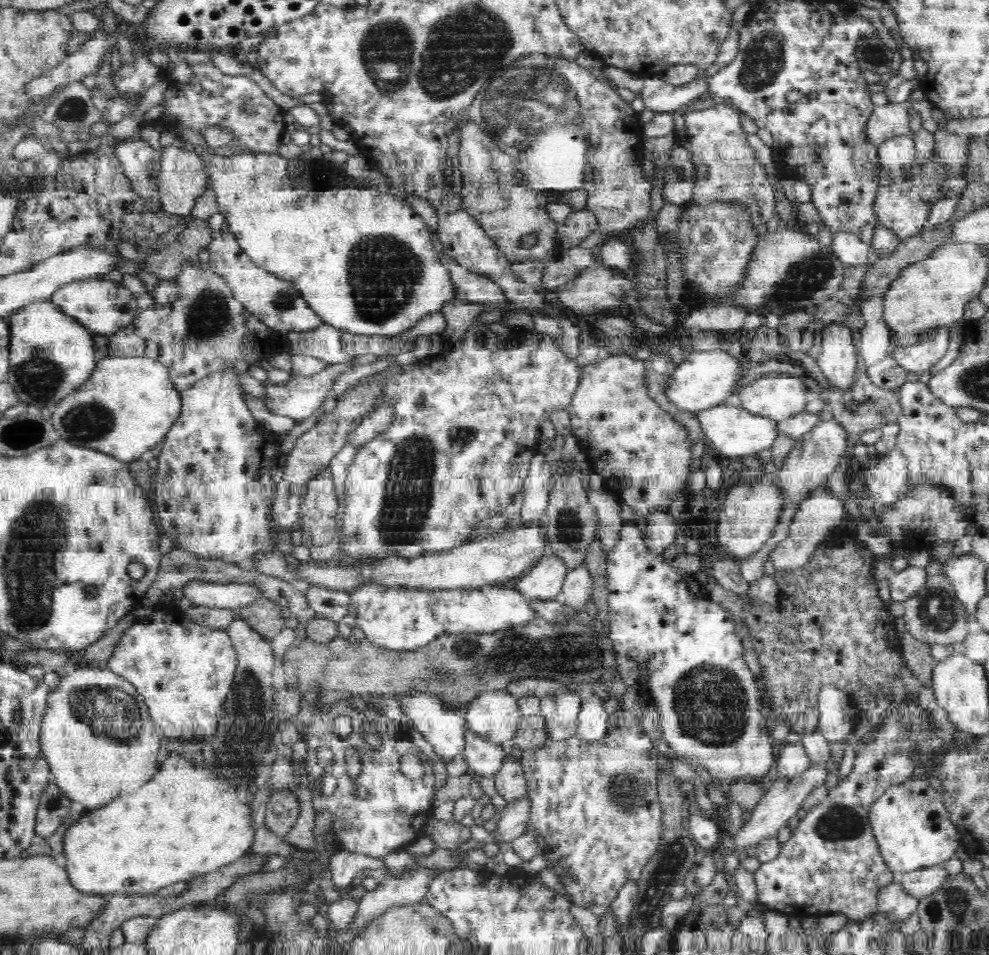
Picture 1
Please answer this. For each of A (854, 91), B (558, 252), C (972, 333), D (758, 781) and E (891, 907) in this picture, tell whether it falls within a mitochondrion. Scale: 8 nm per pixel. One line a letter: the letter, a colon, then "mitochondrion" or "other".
A: other
B: other
C: mitochondrion
D: other
E: other

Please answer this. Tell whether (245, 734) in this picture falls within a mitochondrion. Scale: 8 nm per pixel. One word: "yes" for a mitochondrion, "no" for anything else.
yes

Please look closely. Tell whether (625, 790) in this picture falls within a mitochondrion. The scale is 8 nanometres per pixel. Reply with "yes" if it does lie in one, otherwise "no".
yes

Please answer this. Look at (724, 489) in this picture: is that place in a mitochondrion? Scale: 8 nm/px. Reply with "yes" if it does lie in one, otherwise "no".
no

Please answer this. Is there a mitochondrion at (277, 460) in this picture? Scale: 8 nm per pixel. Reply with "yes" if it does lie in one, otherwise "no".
no

